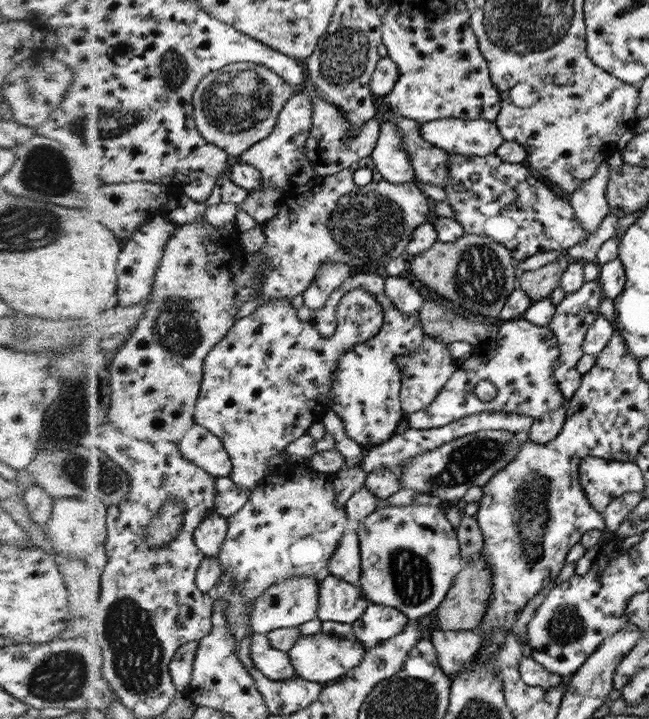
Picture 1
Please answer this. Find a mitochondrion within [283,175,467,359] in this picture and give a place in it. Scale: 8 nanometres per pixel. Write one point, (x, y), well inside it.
(364, 224)

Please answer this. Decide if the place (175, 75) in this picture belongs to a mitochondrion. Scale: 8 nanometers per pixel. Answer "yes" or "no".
yes

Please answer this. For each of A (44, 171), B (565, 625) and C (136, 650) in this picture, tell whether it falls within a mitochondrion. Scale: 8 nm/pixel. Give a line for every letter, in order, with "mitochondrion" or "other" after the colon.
A: mitochondrion
B: mitochondrion
C: mitochondrion

